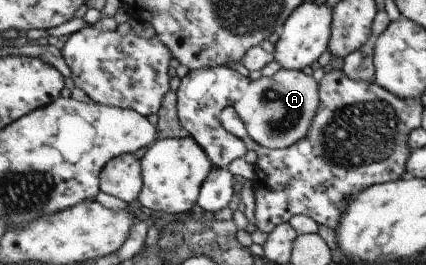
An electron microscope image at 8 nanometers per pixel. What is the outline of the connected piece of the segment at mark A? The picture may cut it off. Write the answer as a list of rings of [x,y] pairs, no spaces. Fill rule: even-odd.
[[[279,69],[273,76],[252,80],[232,106],[248,137],[268,149],[284,149],[306,136],[318,109],[318,84],[301,71]]]

